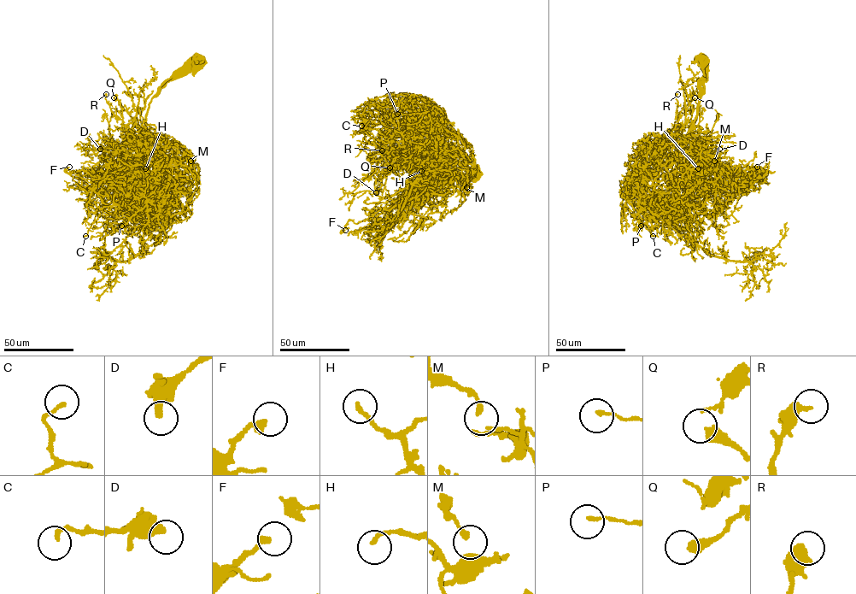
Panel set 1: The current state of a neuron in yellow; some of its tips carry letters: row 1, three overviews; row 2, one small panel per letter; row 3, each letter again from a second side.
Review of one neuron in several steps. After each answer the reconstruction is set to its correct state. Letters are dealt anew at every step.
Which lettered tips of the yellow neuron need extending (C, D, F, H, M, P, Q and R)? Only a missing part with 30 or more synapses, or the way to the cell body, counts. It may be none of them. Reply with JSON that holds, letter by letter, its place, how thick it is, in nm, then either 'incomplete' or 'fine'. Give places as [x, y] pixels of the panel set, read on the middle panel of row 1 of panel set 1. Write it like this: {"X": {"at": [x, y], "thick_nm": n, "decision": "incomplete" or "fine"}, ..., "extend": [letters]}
{"C": {"at": [361, 126], "thick_nm": 170, "decision": "fine"}, "D": {"at": [376, 192], "thick_nm": 420, "decision": "fine"}, "F": {"at": [345, 230], "thick_nm": 320, "decision": "fine"}, "H": {"at": [421, 171], "thick_nm": 180, "decision": "fine"}, "M": {"at": [466, 187], "thick_nm": 200, "decision": "fine"}, "P": {"at": [397, 114], "thick_nm": 150, "decision": "fine"}, "Q": {"at": [389, 167], "thick_nm": 440, "decision": "fine"}, "R": {"at": [382, 150], "thick_nm": 400, "decision": "fine"}, "extend": []}

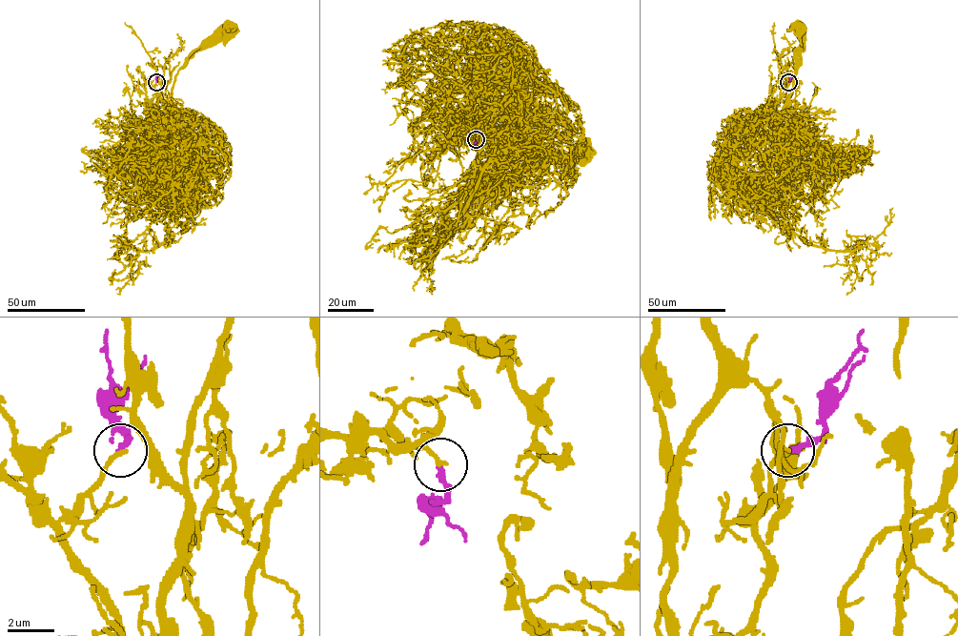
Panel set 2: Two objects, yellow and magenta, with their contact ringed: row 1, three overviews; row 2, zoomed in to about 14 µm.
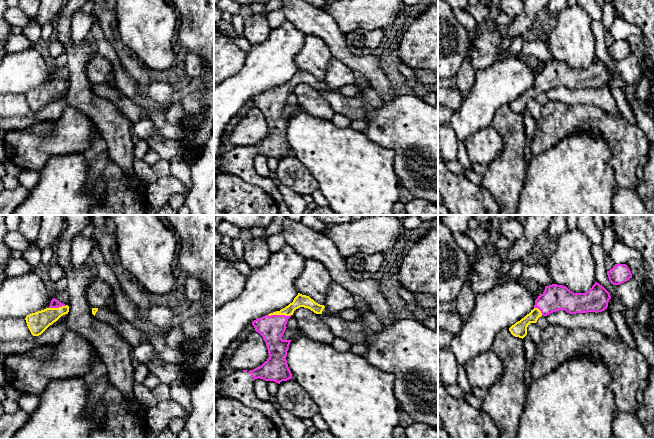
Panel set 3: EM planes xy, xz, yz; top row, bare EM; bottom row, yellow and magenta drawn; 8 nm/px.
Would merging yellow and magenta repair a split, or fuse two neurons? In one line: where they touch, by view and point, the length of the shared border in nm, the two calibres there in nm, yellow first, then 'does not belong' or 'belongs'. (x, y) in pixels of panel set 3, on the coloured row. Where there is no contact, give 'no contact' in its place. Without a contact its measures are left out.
contact xz (280, 314); length 190 nm; calibres 100 and 200 nm; belongs

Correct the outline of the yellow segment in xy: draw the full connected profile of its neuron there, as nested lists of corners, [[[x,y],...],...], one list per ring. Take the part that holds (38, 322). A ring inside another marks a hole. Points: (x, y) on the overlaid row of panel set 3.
[[[53,298],[48,308],[27,315],[25,320],[31,334],[39,336],[61,316],[68,314],[68,312],[68,305],[60,303]]]

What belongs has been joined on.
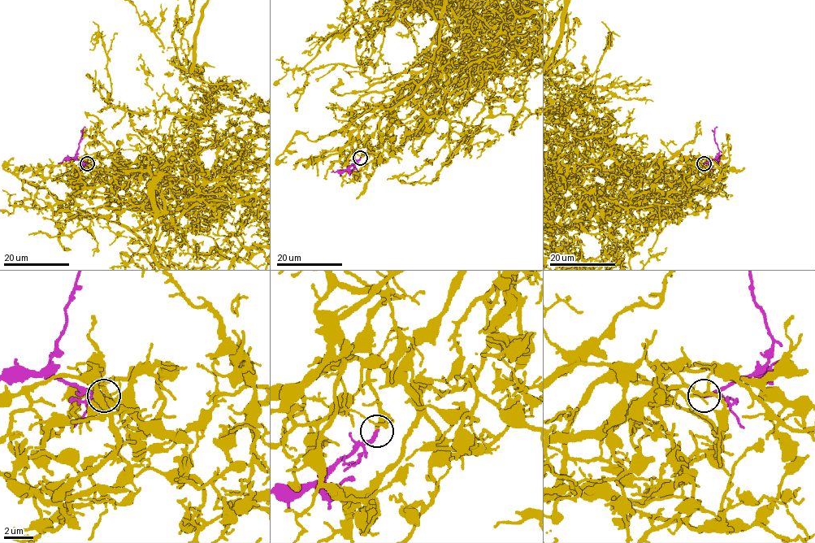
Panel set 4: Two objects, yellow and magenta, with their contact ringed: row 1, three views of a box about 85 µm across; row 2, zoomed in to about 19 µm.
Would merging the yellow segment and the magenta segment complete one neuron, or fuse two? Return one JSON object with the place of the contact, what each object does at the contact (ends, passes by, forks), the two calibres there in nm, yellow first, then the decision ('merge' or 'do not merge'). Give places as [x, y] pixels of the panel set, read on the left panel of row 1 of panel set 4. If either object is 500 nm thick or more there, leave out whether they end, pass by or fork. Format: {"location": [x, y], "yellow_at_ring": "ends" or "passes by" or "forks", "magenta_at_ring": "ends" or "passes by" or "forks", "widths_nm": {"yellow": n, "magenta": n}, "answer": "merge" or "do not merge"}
{"location": [87, 163], "yellow_at_ring": "passes by", "magenta_at_ring": "ends", "widths_nm": {"yellow": 180, "magenta": 240}, "answer": "merge"}

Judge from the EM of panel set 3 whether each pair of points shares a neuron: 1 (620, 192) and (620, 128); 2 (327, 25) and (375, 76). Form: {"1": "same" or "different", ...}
{"1": "different", "2": "same"}

